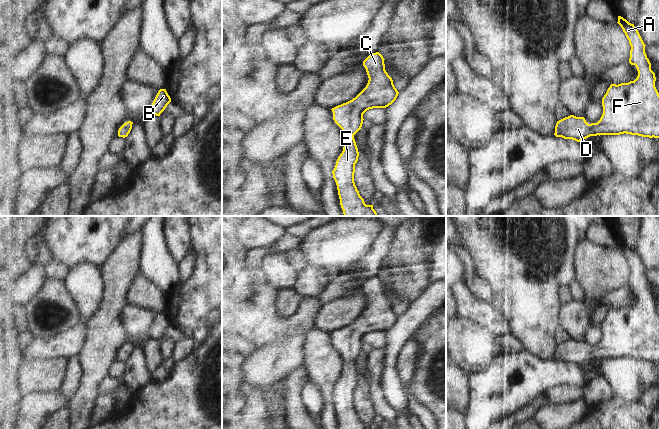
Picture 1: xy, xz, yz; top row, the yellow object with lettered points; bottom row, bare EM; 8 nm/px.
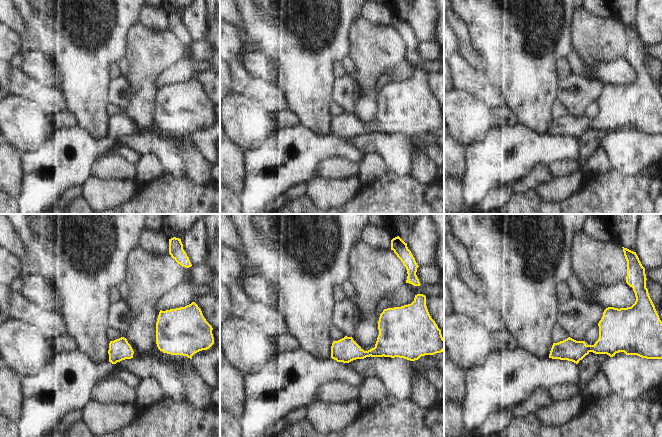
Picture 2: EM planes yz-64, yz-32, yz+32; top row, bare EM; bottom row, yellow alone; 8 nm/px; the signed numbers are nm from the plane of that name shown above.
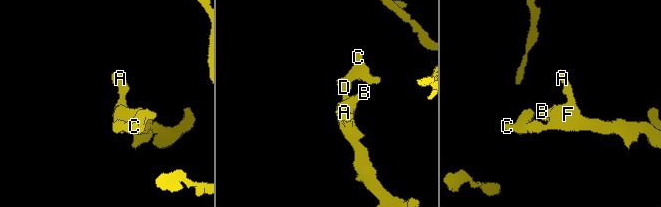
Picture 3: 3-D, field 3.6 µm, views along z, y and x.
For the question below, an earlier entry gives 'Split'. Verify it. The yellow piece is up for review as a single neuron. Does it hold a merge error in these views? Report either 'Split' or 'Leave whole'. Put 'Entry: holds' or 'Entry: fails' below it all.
Leave whole
Entry: fails

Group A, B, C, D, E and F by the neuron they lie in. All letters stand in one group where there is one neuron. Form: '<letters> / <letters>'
A B C D E F

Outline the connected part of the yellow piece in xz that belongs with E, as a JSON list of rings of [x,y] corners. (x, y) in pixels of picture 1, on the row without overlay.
[[[379,276],[369,279],[363,285],[369,302],[366,311],[352,324],[331,333],[333,344],[346,358],[343,375],[332,395],[340,429],[366,429],[354,406],[355,388],[359,381],[354,359],[361,353],[363,338],[367,334],[386,332],[399,318],[385,294],[384,284]]]

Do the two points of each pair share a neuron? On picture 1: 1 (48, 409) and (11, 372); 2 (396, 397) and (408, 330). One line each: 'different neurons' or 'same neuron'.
1: different neurons
2: same neuron

